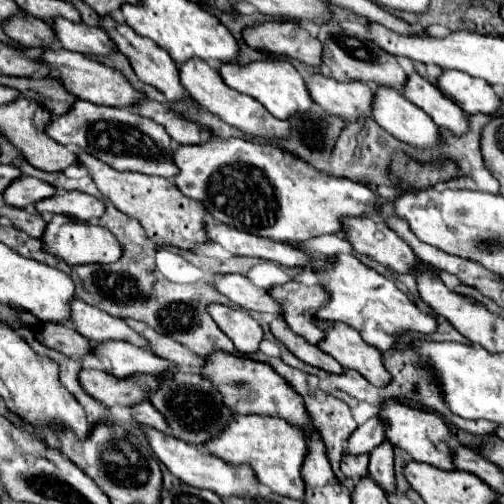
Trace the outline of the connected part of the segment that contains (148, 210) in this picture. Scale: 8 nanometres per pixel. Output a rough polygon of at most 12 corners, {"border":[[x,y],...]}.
{"border":[[79,162],[157,246],[209,242],[209,212],[173,180]]}

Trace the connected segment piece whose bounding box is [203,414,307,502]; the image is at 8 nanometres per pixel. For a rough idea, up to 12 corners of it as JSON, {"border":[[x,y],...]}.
{"border":[[235,414],[203,446],[303,502],[303,434],[279,416]]}

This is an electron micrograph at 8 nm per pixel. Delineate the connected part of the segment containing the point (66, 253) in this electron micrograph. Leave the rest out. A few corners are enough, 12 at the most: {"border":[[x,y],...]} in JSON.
{"border":[[53,216],[45,248],[71,266],[121,258],[103,226]]}

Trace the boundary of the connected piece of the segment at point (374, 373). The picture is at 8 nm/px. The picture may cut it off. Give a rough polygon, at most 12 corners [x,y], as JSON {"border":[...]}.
{"border":[[323,320],[327,338],[317,344],[343,368],[373,386],[391,374],[383,354],[353,328]]}

